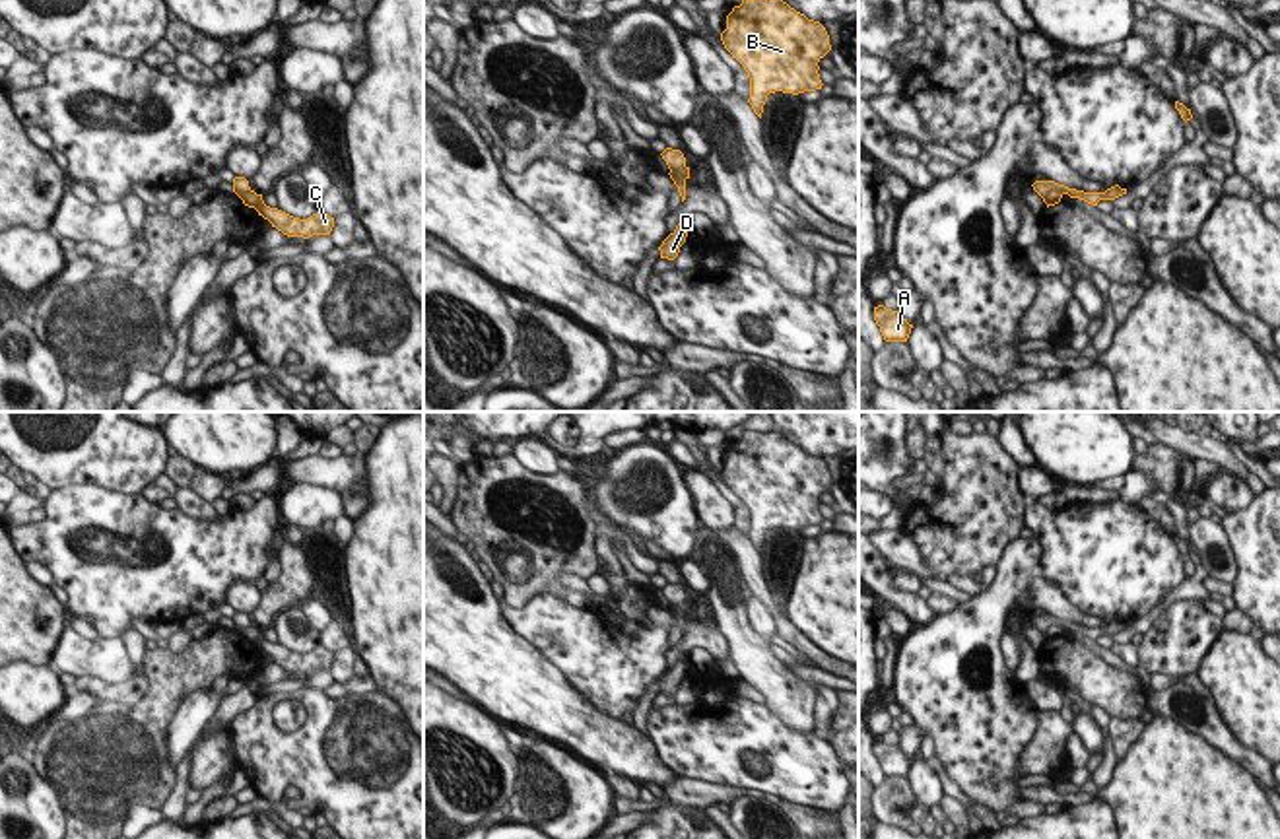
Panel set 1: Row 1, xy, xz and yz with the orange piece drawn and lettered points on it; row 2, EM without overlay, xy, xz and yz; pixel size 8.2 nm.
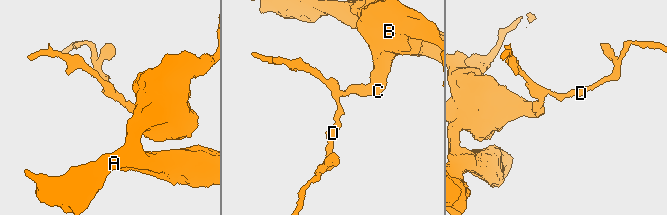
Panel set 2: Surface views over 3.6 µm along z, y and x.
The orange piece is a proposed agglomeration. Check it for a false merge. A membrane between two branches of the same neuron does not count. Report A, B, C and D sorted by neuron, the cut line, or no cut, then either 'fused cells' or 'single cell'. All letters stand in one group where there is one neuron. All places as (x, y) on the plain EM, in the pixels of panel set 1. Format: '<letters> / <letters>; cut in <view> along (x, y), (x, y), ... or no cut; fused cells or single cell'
A B C / D; cut in xy along (249, 624), (239, 632); fused cells

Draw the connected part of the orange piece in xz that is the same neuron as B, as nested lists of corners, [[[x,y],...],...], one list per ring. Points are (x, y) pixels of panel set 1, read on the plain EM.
[[[742,431],[721,476],[748,507],[748,538],[759,554],[769,528],[798,530],[824,520],[818,497],[831,486],[829,470],[783,433]]]

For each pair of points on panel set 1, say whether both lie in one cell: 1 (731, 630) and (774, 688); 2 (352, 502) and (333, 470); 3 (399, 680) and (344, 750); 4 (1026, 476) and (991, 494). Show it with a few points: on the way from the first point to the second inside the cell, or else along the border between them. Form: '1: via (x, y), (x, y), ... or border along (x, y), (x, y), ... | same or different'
1: via (744, 643), (766, 674) | same
2: via (352, 494), (340, 478) | same
3: border along (375, 690), (389, 696), (403, 711) | different
4: border along (1020, 467), (1018, 488), (1030, 500) | different

